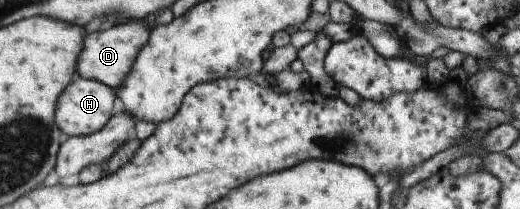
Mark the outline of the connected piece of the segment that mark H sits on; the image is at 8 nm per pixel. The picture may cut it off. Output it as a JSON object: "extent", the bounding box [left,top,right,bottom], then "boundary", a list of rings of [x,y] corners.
{"extent":[54,76,116,137],"boundary":[[[75,76],[59,96],[54,113],[54,124],[68,137],[88,136],[106,126],[111,117],[111,109],[116,94],[101,82]]]}

